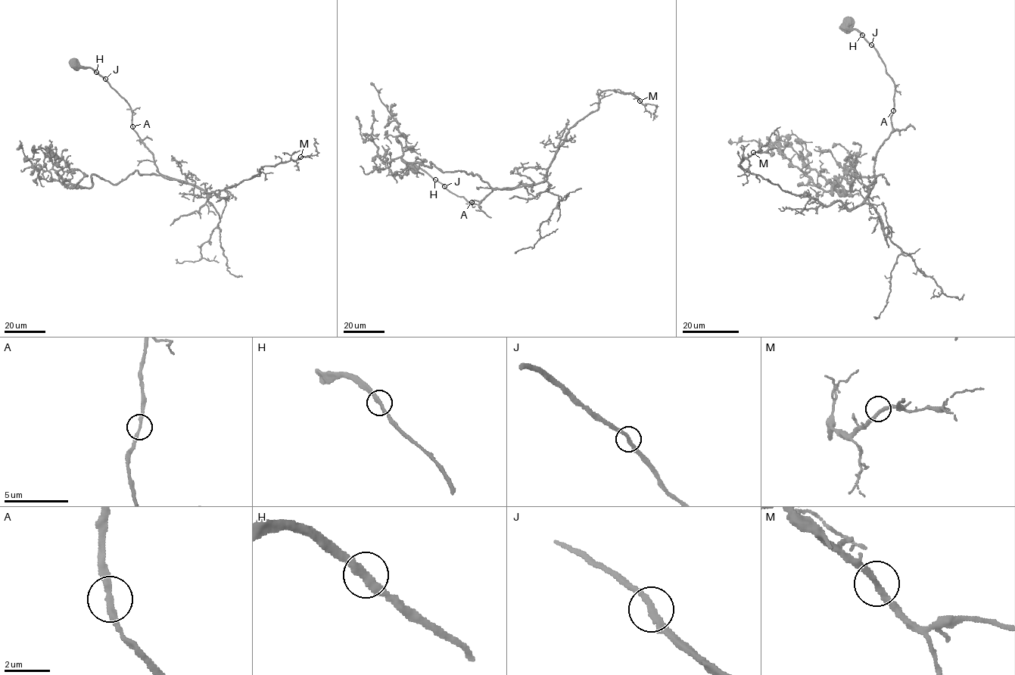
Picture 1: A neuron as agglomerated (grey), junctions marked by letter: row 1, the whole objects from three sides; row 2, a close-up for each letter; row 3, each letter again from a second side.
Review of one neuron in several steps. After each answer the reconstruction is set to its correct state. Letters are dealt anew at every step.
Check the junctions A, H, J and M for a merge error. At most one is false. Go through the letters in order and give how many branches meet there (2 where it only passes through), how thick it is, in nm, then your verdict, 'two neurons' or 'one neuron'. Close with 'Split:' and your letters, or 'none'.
A: branches 2; calibre 240 nm; one neuron
H: branches 2; calibre 240 nm; one neuron
J: branches 2; calibre 240 nm; one neuron
M: branches 2; calibre 240 nm; one neuron
Split: none

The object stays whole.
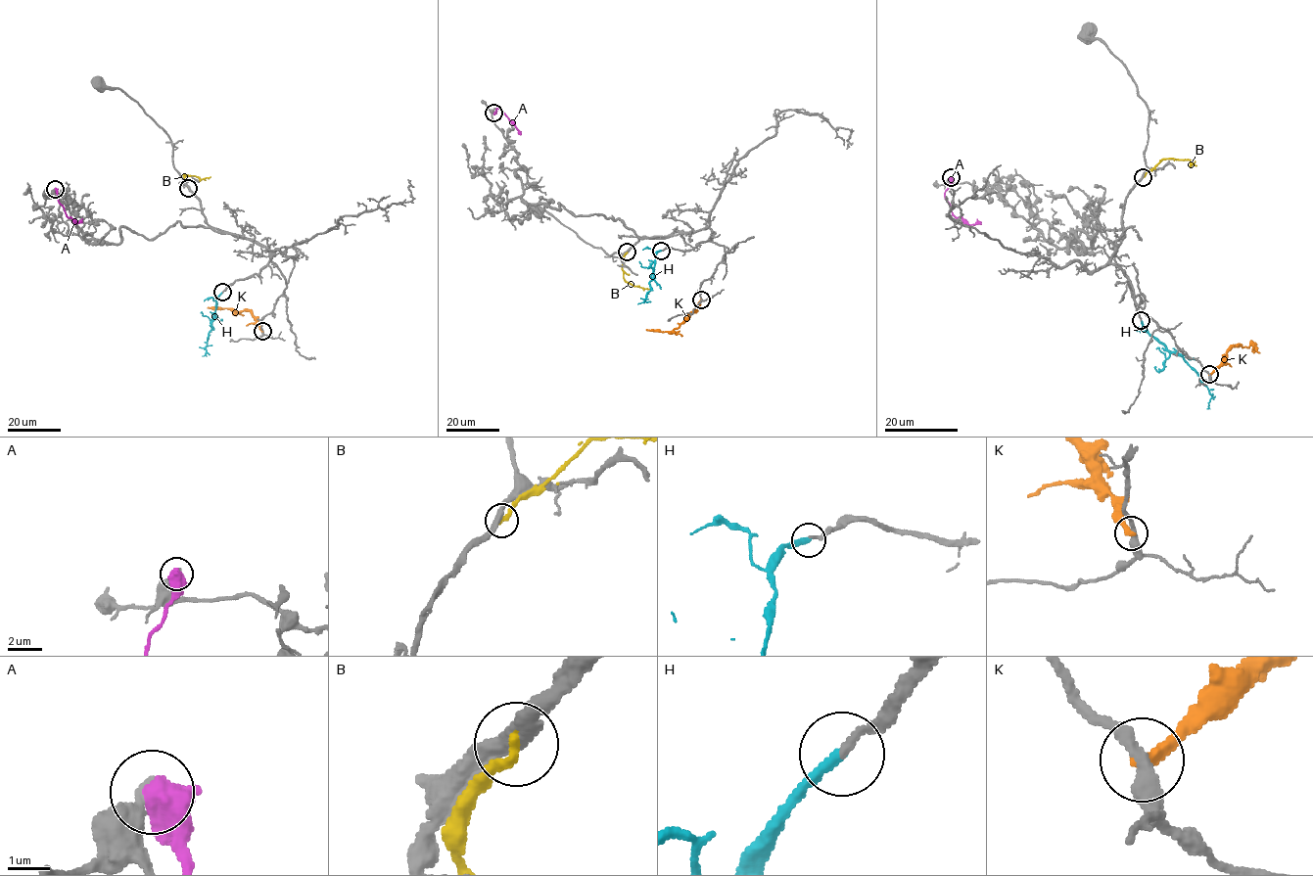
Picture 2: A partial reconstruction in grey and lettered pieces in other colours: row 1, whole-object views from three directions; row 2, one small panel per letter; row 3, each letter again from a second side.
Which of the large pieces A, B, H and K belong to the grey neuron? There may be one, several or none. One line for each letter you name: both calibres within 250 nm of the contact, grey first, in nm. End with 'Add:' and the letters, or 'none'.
H: calibres 180 and 280 nm
Add: H

